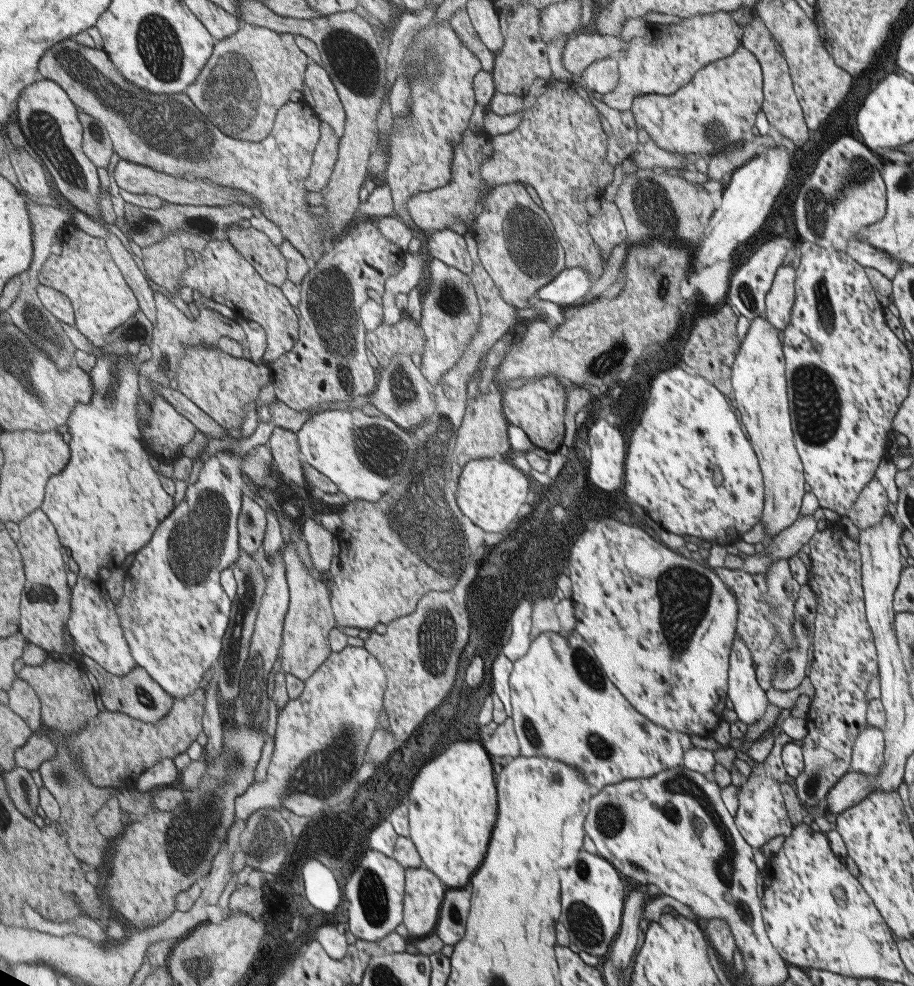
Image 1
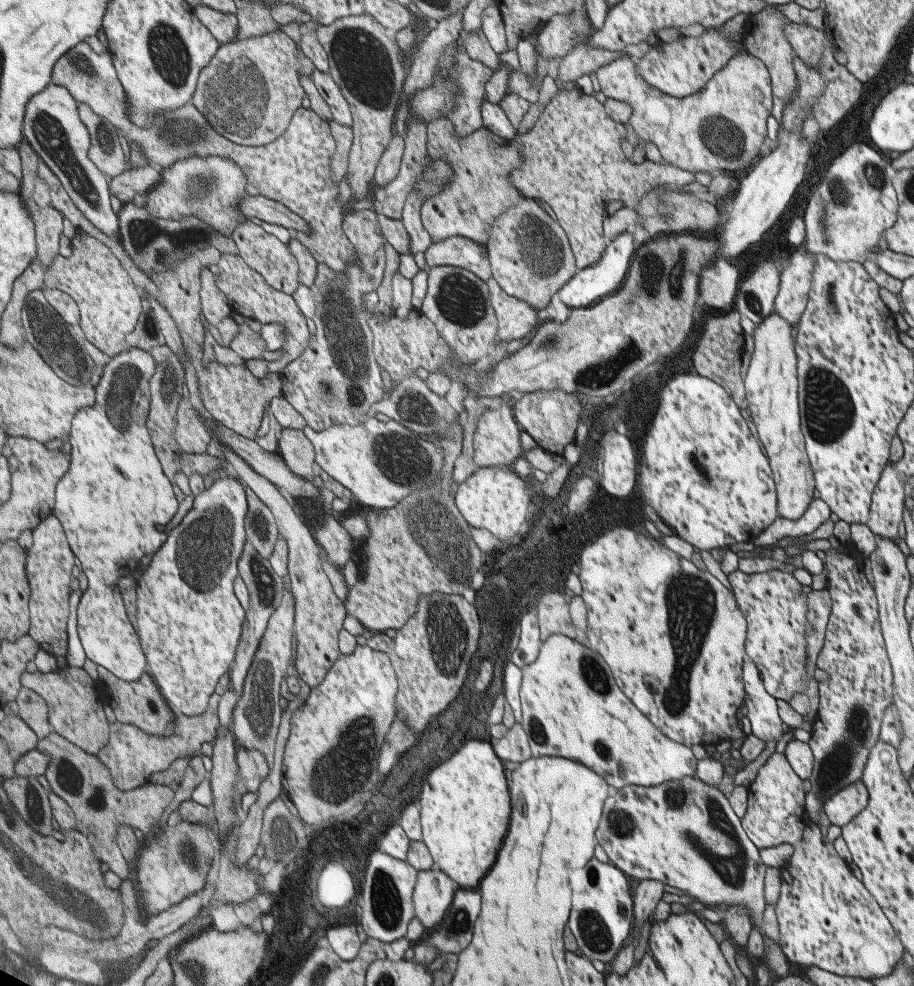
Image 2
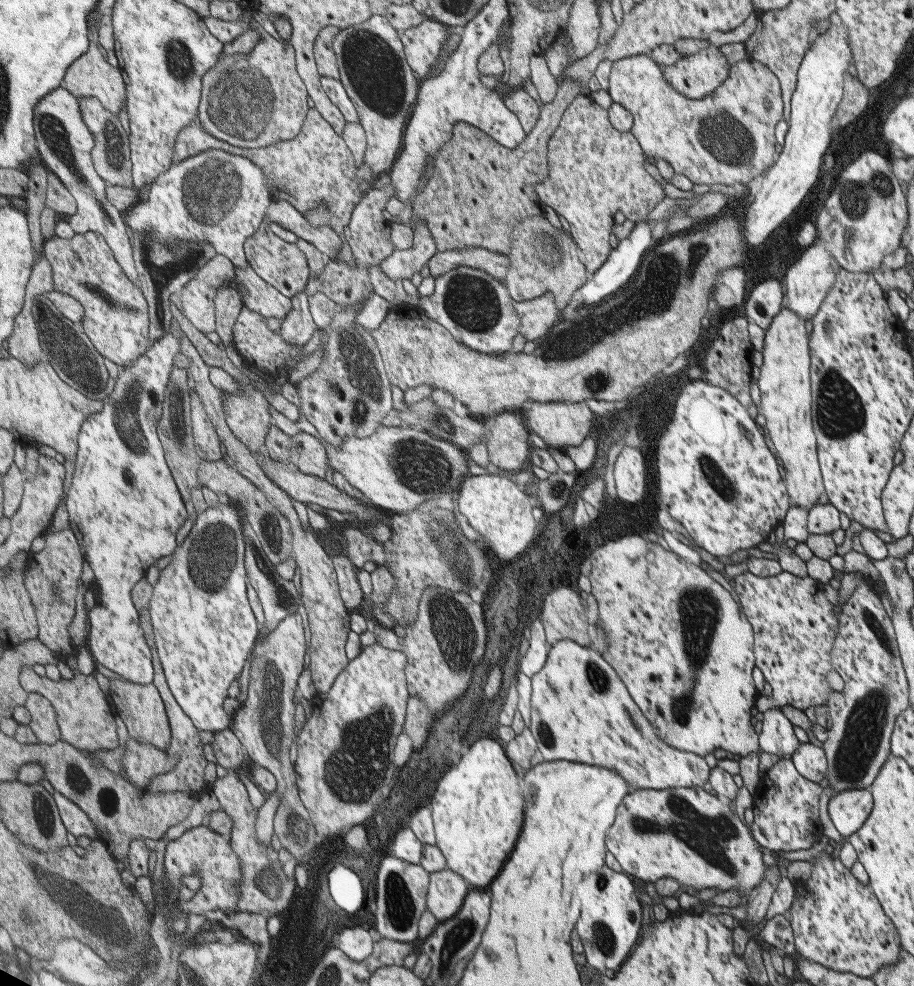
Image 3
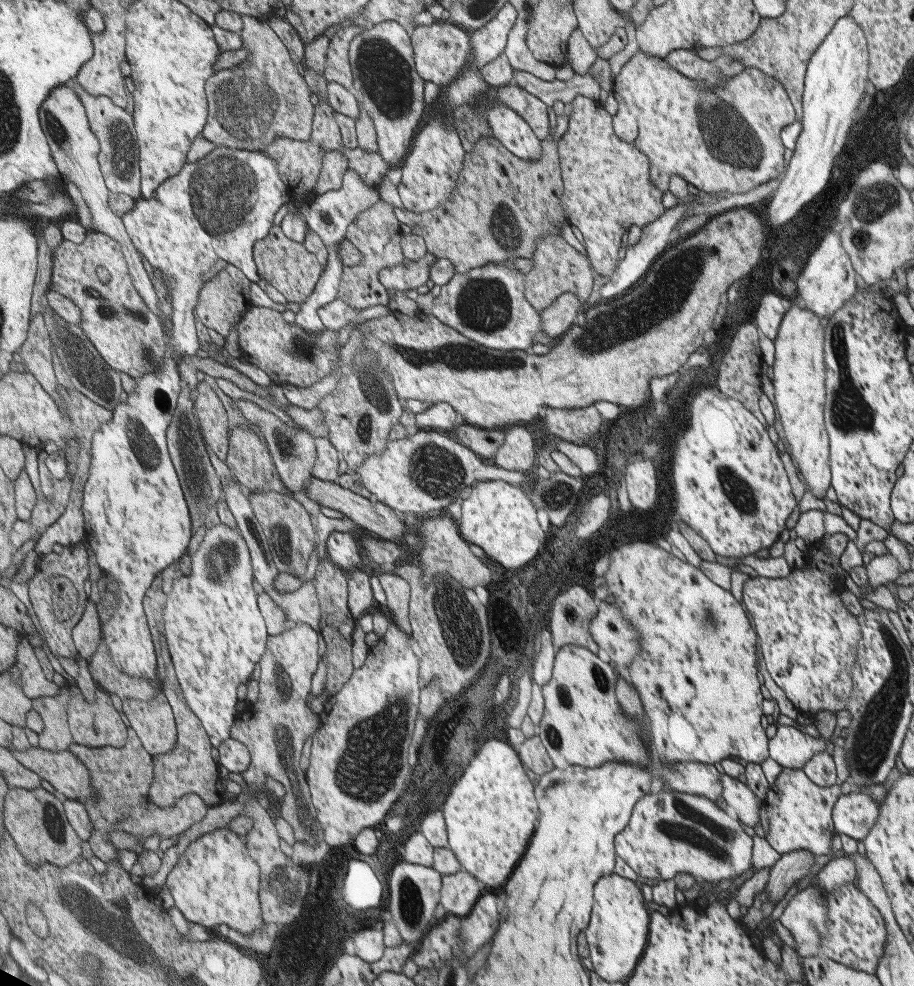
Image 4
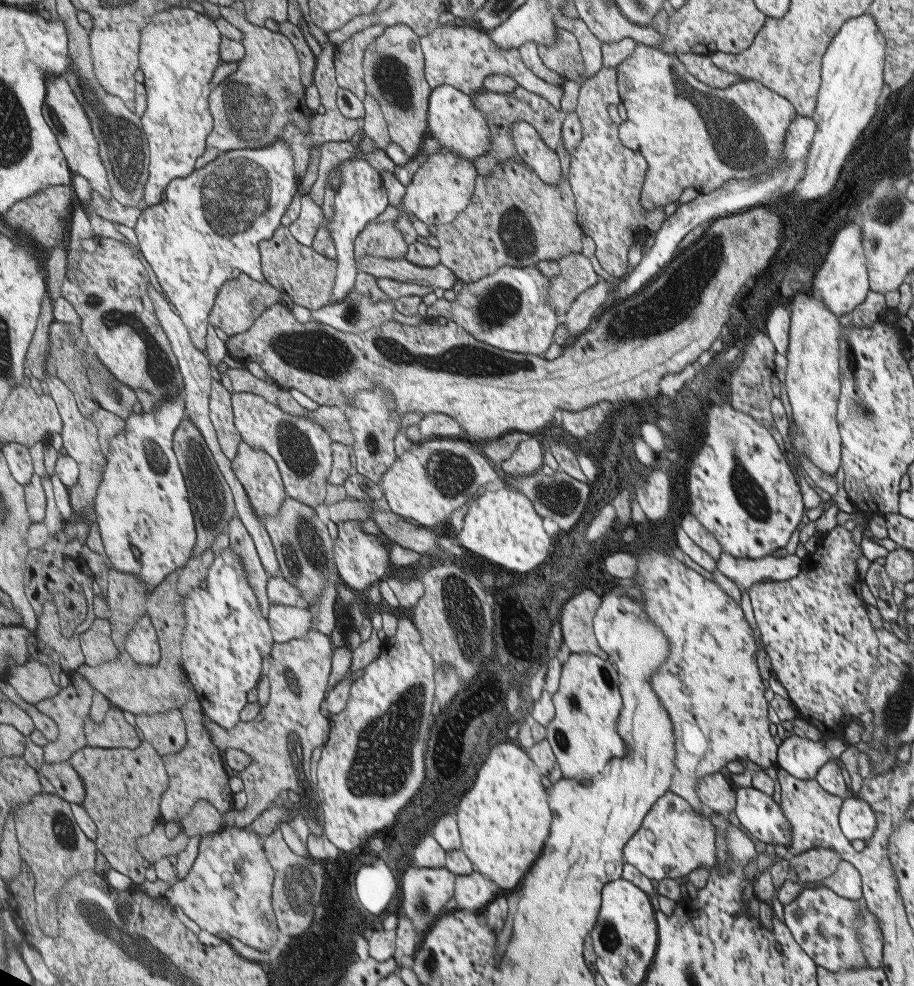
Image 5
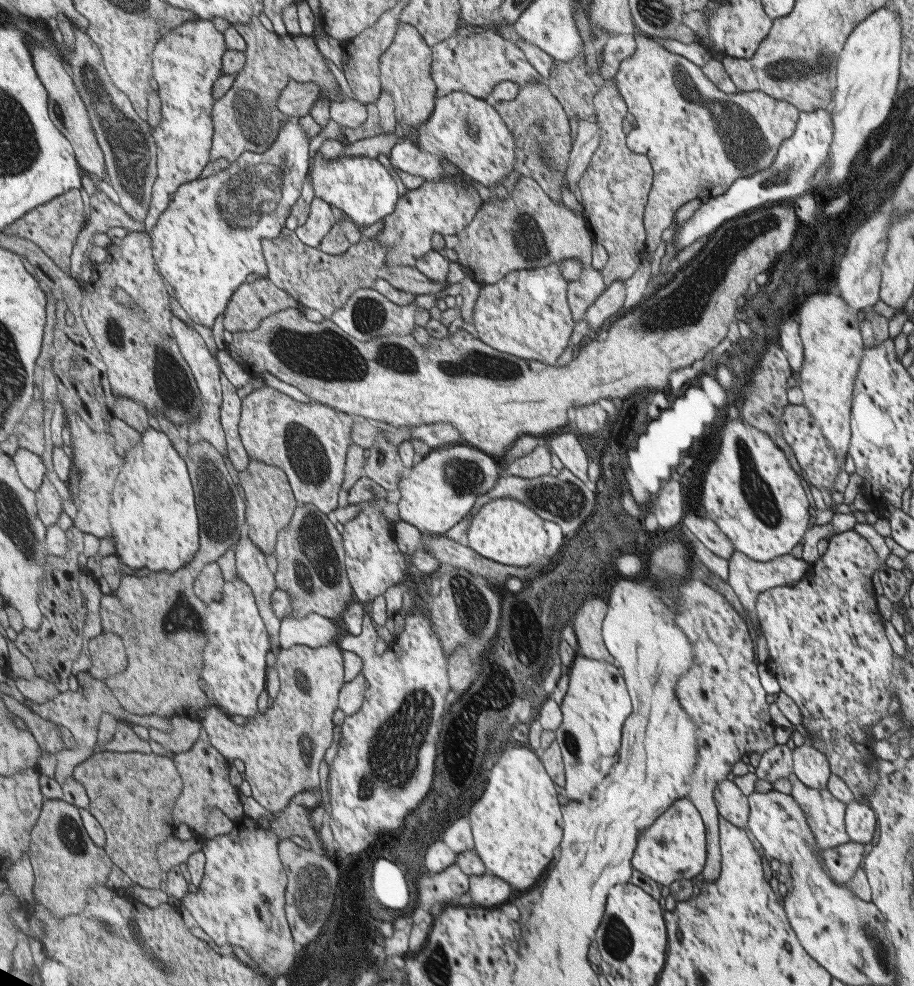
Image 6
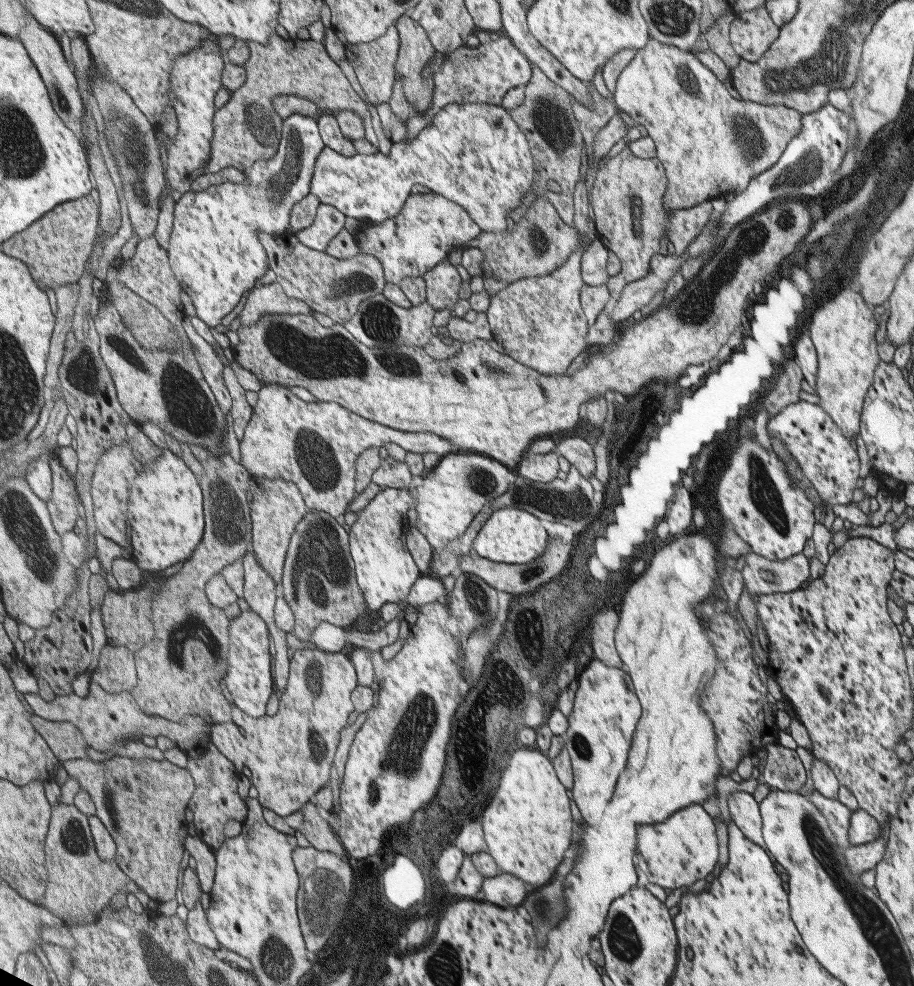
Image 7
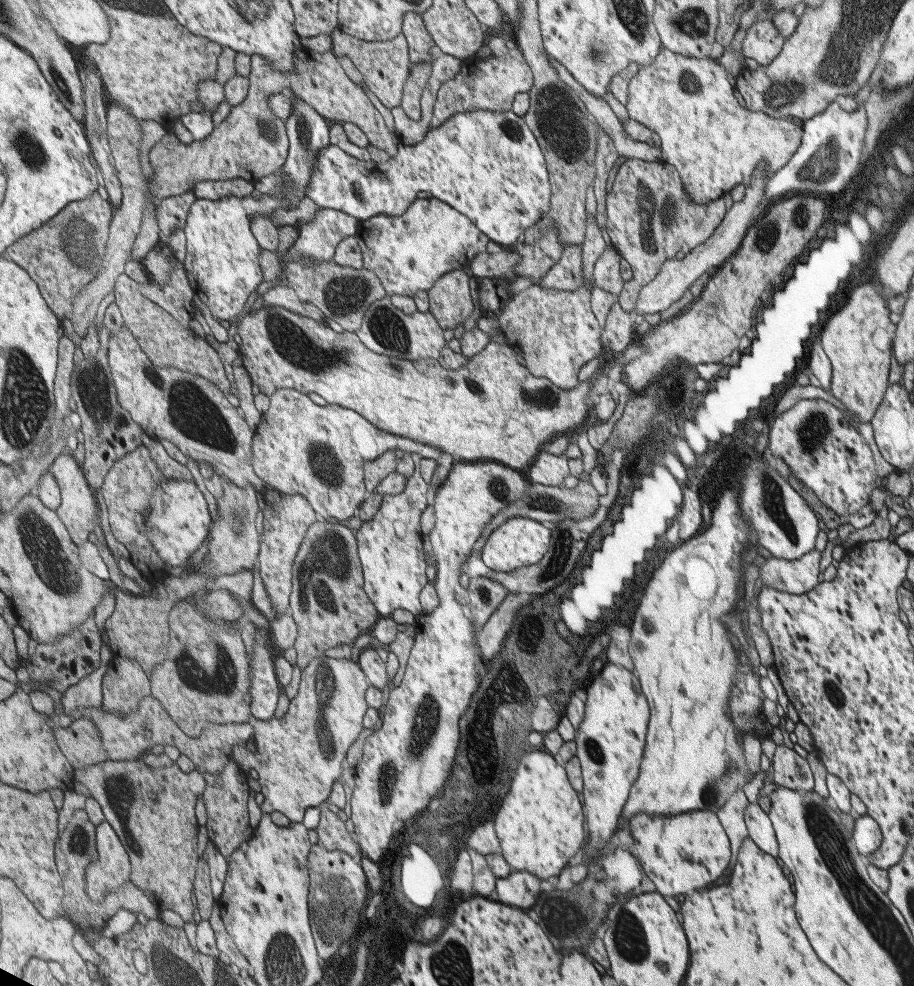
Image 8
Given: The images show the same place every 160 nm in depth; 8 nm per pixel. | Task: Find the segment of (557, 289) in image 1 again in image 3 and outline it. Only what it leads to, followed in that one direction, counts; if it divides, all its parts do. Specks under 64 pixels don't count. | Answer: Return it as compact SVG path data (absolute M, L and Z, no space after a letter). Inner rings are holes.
M637 221L630 229L630 235L617 243L617 246L610 250L606 261L602 266L592 274L591 280L586 280L575 292L574 298L579 298L582 306L594 306L605 300L609 296L621 291L621 289L629 284L633 276L637 273L640 260L646 251L651 249L656 241L651 239L651 223Z

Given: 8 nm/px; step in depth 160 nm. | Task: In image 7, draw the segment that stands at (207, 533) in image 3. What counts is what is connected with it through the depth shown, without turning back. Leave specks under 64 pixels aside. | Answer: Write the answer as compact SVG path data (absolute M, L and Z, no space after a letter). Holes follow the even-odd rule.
M254 610L241 611L239 617L231 622L231 642L228 650L228 670L224 678L225 690L229 699L243 712L253 718L261 718L267 714L269 698L275 691L274 662L269 650L270 630L262 616Z

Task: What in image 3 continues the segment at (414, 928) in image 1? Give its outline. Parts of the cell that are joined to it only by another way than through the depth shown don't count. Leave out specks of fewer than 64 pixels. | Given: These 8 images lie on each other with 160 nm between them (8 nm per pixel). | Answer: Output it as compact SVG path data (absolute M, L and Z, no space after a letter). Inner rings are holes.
M449 868L431 873L428 910L440 922L453 918L464 905L471 890L476 890L466 878Z

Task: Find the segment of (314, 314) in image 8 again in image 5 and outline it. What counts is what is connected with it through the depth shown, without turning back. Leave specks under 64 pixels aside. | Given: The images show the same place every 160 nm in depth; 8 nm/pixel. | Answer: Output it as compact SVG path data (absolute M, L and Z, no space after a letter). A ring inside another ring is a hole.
M242 273L223 286L210 314L210 324L223 330L229 337L249 330L255 321L272 306L283 302L283 292L267 280L258 281Z

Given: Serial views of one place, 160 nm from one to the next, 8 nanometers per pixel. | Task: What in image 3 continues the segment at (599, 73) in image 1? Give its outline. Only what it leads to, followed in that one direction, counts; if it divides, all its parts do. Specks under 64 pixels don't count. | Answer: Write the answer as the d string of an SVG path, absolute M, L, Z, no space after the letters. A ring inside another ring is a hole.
M636 55L618 59L612 62L609 72L608 88L606 90L612 100L611 104L619 104L623 110L625 110L625 124L631 124L631 129L627 130L635 138L637 144L643 147L643 152L647 155L647 162L655 165L655 160L665 160L669 166L677 174L683 174L686 176L692 184L725 184L725 186L731 186L738 182L739 184L746 185L749 180L753 180L755 176L763 175L774 161L777 160L777 154L775 153L775 138L774 127L783 119L783 103L781 100L781 91L778 78L771 73L762 63L753 61L750 58L739 60L730 66L729 76L713 93L706 94L705 97L700 99L690 99L686 95L679 94L666 81L665 76L662 74L661 66L657 65L649 55Z

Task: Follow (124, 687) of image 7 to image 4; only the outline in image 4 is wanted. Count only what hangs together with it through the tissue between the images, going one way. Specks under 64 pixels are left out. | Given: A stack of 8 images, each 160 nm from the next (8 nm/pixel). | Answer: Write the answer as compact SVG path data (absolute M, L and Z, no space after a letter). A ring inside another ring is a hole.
M89 602L79 624L73 628L72 637L80 652L80 656L87 661L98 651L104 642L103 628L97 603Z

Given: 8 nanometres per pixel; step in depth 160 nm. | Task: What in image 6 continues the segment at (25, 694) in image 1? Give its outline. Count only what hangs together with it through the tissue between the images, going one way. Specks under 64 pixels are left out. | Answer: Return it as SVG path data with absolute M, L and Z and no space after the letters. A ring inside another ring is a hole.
M89 672L78 673L77 675L80 682L80 687L77 691L60 692L55 698L48 700L44 704L25 699L25 706L32 712L40 718L51 720L57 725L66 727L73 734L75 742L77 742L75 749L62 749L55 753L57 763L54 778L61 786L70 776L74 776L74 771L77 769L77 766L89 760L94 755L95 747L97 746L97 736L99 736L99 722L101 722L101 716L103 714L111 714L118 722L123 720L130 724L149 726L145 722L143 715L131 714L121 704L114 690L108 688L97 676L91 675Z

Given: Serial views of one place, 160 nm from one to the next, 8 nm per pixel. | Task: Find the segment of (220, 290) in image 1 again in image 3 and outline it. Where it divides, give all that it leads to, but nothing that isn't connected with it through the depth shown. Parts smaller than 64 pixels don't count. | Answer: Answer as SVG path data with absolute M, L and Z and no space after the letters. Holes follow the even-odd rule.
M235 268L236 282L246 289L244 298L245 307L262 314L264 317L273 316L284 320L294 309L292 298L277 290L272 284L263 280L255 270Z

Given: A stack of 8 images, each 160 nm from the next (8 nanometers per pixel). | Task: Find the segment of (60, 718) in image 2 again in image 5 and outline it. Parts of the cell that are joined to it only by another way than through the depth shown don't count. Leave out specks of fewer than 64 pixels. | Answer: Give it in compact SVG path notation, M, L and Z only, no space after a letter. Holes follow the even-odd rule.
M33 658L25 666L11 666L10 672L11 684L33 705L51 699L63 689L61 685L55 684L50 668ZM111 706L102 723L89 719L85 727L88 746L95 748L130 748L135 750L143 741L138 728L131 726L123 711Z

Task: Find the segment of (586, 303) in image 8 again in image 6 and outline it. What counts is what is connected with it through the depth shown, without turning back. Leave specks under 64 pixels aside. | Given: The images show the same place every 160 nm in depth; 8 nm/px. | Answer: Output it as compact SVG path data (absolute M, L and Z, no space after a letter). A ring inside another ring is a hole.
M591 119L577 121L572 132L570 158L565 169L565 183L571 193L577 192L577 183L582 172L587 168L590 156L598 147L599 127ZM557 263L512 271L495 284L481 285L473 326L479 338L499 352L556 366L557 357L569 345L575 323L567 302L568 291L568 282L559 275Z

